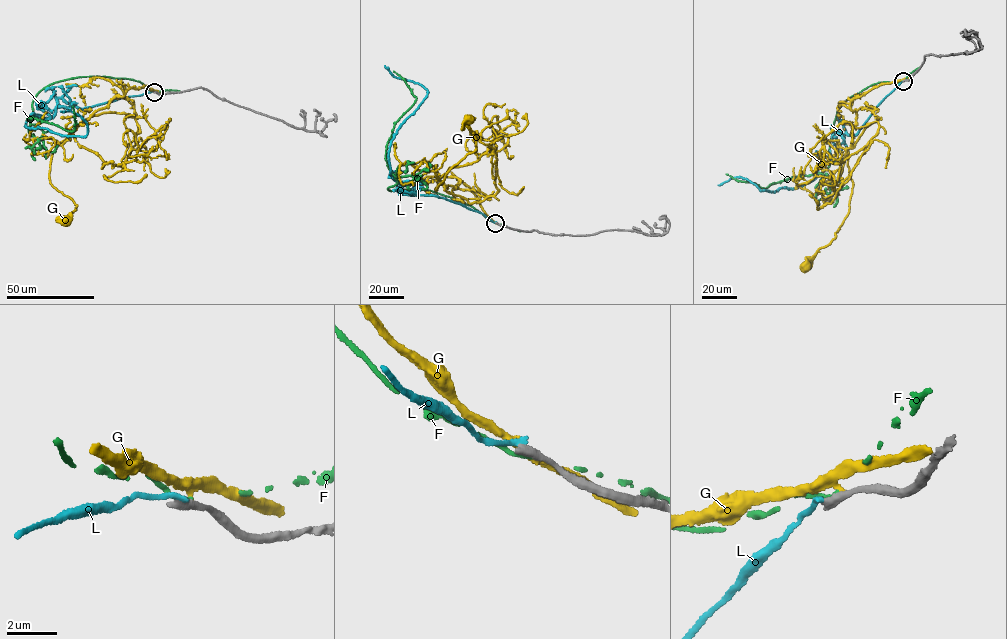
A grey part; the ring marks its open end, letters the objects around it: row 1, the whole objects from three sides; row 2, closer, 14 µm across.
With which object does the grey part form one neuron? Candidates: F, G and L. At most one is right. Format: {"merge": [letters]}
{"merge": []}

